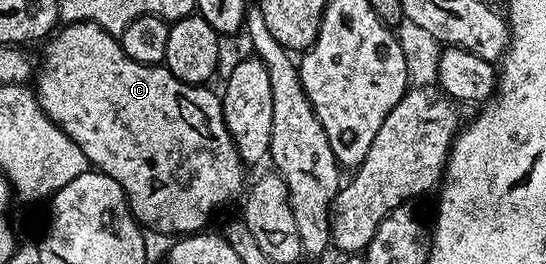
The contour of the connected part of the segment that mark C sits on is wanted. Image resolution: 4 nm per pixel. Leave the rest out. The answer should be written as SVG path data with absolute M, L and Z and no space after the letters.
M94 22L65 23L44 46L44 69L41 72L39 69L34 76L34 91L40 101L42 110L62 131L70 138L74 138L74 142L78 142L78 146L82 146L82 154L86 154L89 165L95 171L105 172L110 178L114 178L114 182L118 182L118 186L122 186L137 224L154 232L195 234L209 227L208 219L227 202L228 196L238 195L237 197L239 197L241 195L242 189L245 187L244 171L246 171L246 165L241 160L238 150L226 130L224 106L221 97L217 93L215 96L210 90L211 87L182 82L170 69L159 64L134 62L134 58L130 58L122 50L119 39L106 30L102 30L102 26L98 26Z

